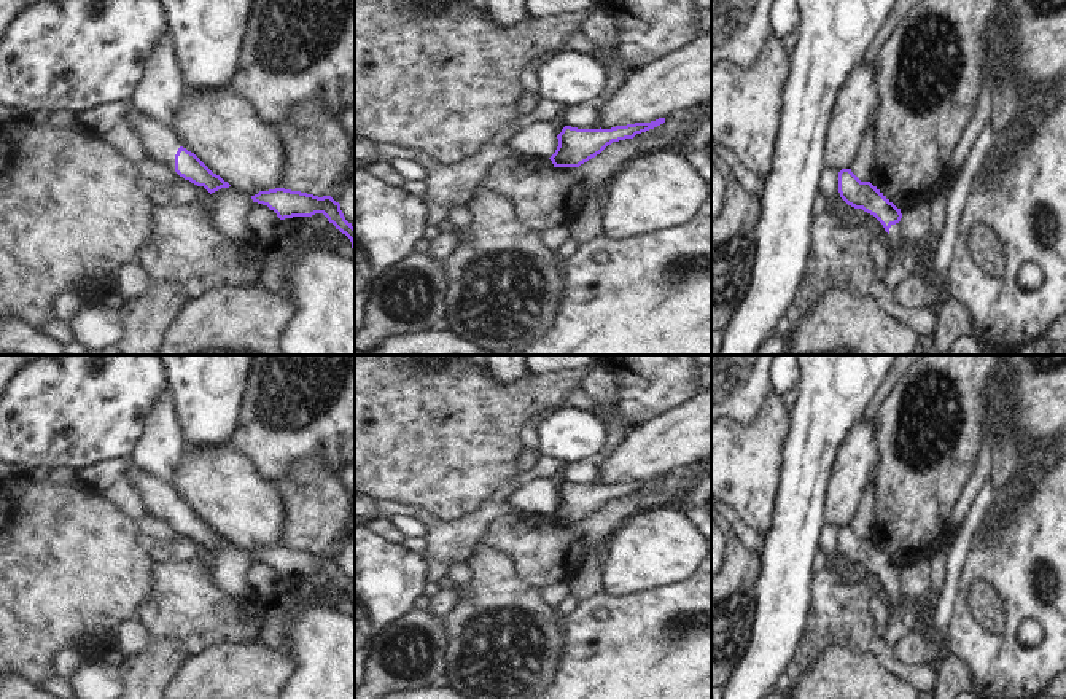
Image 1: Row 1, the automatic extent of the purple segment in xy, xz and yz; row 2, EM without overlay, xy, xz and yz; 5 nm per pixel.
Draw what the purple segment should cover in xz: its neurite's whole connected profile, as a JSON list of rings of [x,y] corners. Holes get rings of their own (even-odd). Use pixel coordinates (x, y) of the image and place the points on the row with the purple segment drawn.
[[[665,118],[651,123],[616,126],[611,129],[578,129],[565,126],[557,135],[558,146],[549,159],[554,167],[579,167],[600,154],[613,142],[633,139],[636,134],[654,129],[663,123]]]

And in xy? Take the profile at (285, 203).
[[[275,188],[259,191],[258,194],[251,196],[251,199],[253,202],[267,205],[280,220],[323,213],[328,221],[336,226],[336,229],[350,239],[352,248],[355,250],[355,228],[345,220],[340,204],[331,196],[318,197],[301,191]]]

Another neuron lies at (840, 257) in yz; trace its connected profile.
[[[827,210],[815,215],[810,229],[810,258],[807,261],[803,277],[799,283],[797,296],[788,309],[789,318],[797,323],[827,288],[846,288],[851,293],[875,296],[889,315],[904,323],[908,323],[920,336],[932,336],[937,318],[936,307],[928,304],[907,307],[896,301],[894,293],[889,290],[886,282],[878,279],[873,271],[873,258],[870,253],[870,244],[873,239],[875,237],[872,231],[862,223],[854,226],[842,225]]]

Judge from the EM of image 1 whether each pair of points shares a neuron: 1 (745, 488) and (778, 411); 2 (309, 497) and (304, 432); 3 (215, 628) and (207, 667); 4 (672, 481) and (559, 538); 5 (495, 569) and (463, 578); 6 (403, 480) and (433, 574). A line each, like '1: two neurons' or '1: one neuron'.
1: one neuron
2: two neurons
3: two neurons
4: one neuron
5: two neurons
6: two neurons

